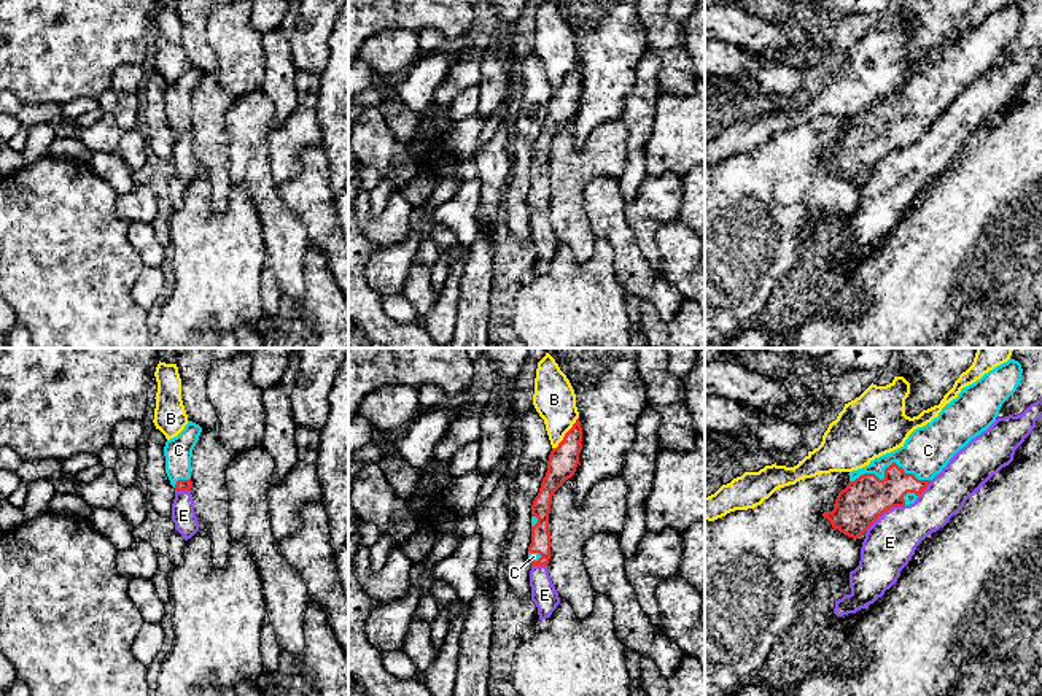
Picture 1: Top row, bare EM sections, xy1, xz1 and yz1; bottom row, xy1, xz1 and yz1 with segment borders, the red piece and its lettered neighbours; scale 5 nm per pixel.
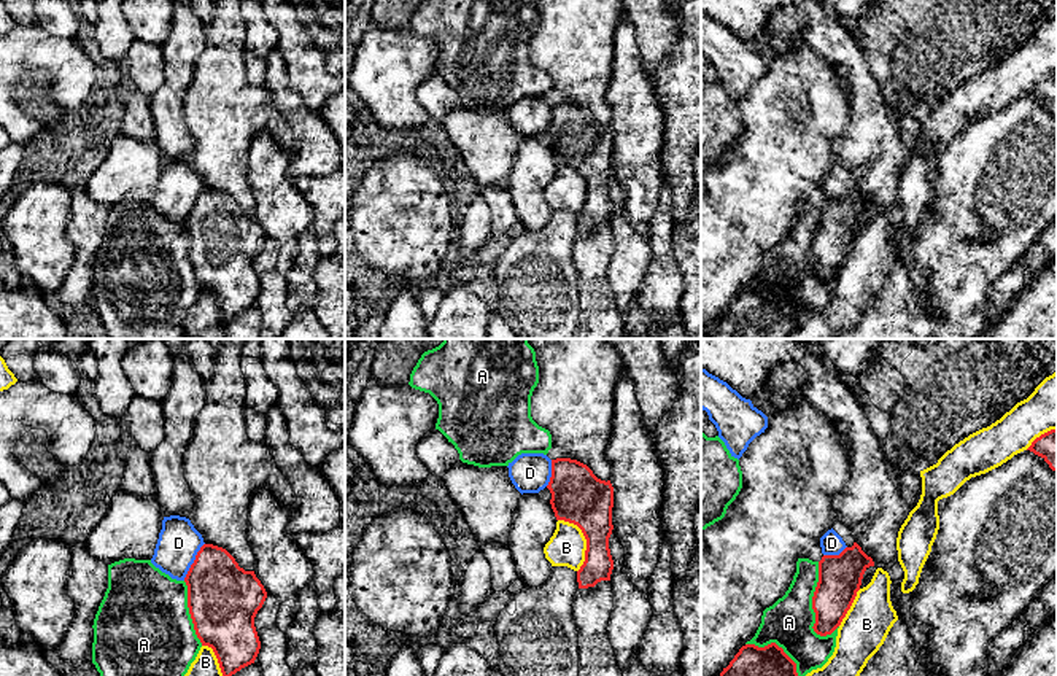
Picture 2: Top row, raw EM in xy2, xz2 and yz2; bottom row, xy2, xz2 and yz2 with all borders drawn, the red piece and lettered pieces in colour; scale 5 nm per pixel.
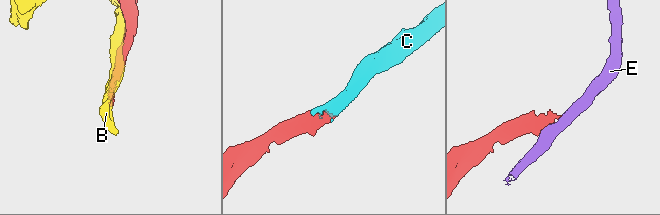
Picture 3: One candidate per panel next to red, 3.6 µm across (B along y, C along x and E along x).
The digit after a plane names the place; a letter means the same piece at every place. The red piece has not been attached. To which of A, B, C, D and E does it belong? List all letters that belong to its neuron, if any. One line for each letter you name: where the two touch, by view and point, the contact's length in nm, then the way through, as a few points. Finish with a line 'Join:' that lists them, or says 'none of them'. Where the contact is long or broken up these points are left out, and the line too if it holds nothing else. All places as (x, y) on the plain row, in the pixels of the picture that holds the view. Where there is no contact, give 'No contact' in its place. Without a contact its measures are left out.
C: Touches red at yz1 (886, 112). Shared border 400 nm
Join: C

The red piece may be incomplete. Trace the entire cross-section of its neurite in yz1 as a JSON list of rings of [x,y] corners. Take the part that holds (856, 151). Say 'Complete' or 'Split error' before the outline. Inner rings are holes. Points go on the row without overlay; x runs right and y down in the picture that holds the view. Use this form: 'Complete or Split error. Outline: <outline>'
Split error. Outline: [[[1009,3],[962,32],[937,62],[915,73],[900,92],[850,116],[850,127],[838,137],[834,154],[824,156],[822,160],[830,165],[834,173],[857,183],[889,153],[913,148],[950,103],[996,65],[1002,48],[1017,35],[1021,17],[1021,8]]]

